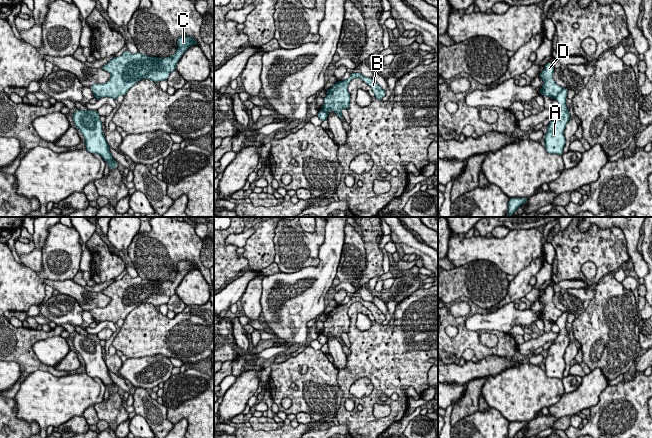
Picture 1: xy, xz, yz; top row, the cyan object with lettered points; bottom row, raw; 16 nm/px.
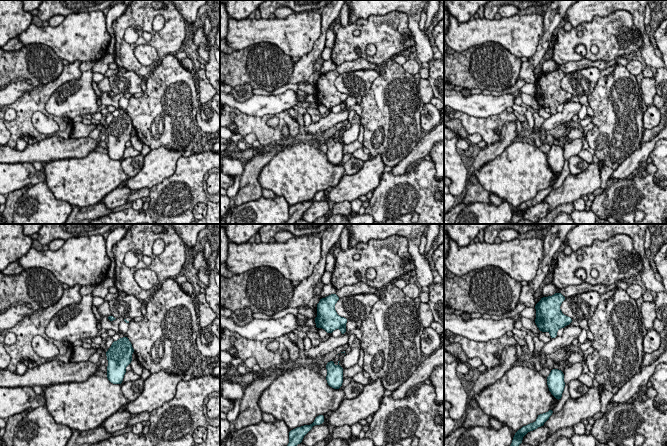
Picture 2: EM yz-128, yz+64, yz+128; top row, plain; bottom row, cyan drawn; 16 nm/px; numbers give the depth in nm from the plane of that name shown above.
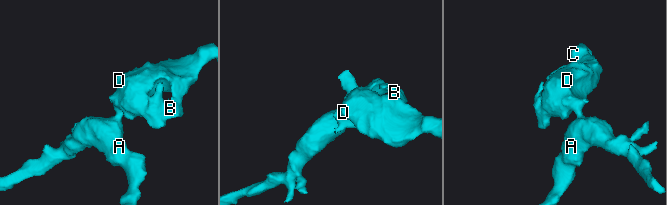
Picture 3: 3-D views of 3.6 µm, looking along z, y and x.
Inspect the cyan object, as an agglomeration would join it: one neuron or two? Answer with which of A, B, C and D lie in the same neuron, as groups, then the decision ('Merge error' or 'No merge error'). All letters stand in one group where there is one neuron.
Groups: A / B C D. Merge error

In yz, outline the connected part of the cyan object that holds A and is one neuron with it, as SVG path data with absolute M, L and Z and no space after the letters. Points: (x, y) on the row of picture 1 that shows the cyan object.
M563 88L555 98L559 102L560 108L558 113L552 118L544 136L546 151L550 154L562 155L566 144L564 129L571 117L565 101L568 90Z

